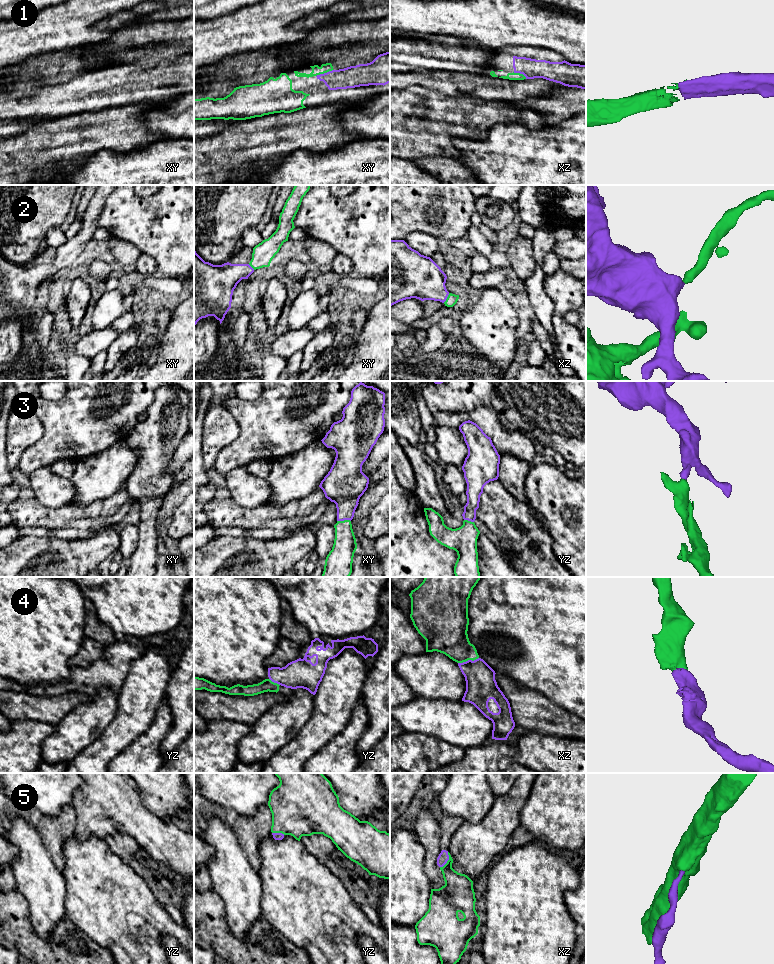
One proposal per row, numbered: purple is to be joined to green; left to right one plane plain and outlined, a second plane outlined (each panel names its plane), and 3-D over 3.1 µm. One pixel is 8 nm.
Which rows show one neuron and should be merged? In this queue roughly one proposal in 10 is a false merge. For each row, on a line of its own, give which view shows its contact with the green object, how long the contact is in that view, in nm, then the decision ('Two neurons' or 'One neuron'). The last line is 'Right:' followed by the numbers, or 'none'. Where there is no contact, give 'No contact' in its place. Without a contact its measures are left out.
1: Touches green in xy. Shared border 160 nm. One neuron
2: Touches green in xz. Shared border 90 nm. One neuron
3: Touches green in xy. Shared border 110 nm. One neuron
4: Touches green in xz. Shared border 180 nm. One neuron
5: Touches green in xz. Shared border 140 nm. One neuron
Right: 1, 2, 3, 4, 5

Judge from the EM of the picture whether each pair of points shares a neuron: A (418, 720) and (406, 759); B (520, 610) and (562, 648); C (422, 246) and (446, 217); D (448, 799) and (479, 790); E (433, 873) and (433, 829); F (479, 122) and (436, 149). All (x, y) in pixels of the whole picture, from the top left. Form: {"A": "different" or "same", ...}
{"A": "different", "B": "same", "C": "different", "D": "same", "E": "same", "F": "same"}

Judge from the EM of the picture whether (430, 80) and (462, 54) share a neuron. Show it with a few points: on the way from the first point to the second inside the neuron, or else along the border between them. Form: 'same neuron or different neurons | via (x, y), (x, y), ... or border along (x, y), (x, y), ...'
different neurons | border along (417, 70), (457, 70), (464, 72)

